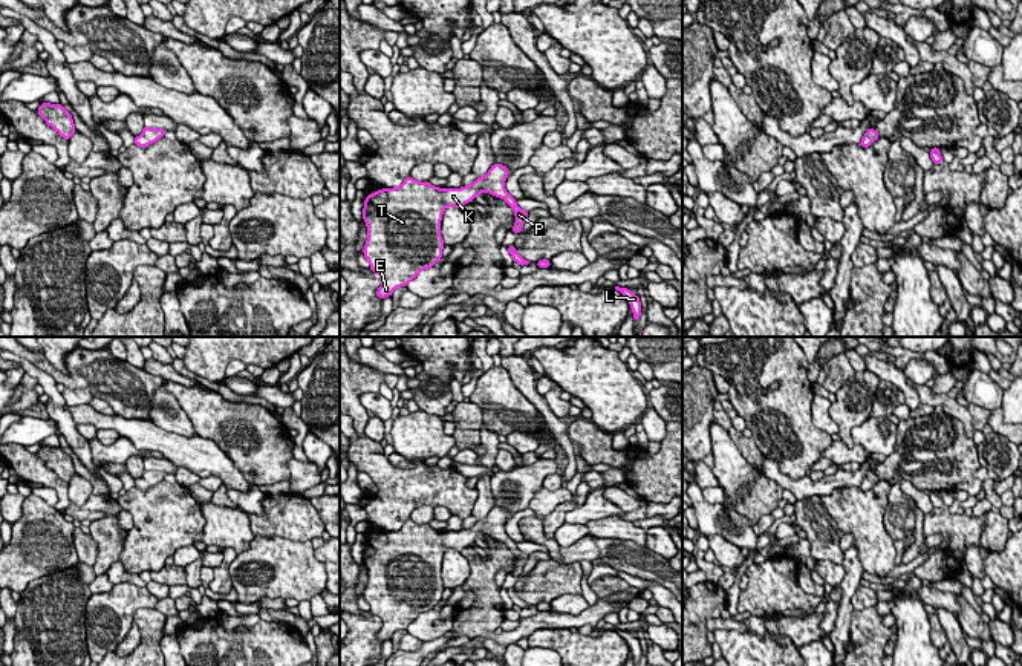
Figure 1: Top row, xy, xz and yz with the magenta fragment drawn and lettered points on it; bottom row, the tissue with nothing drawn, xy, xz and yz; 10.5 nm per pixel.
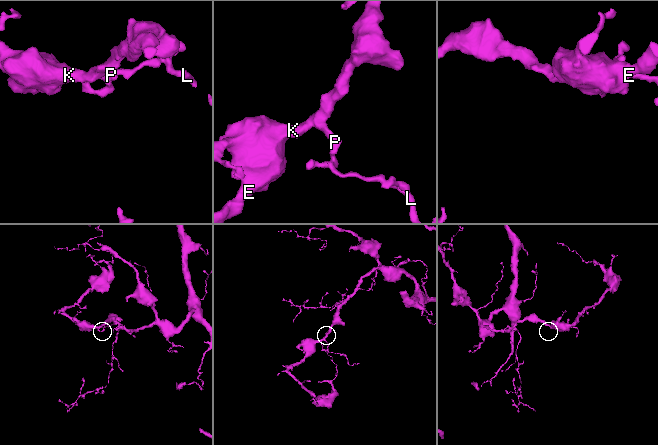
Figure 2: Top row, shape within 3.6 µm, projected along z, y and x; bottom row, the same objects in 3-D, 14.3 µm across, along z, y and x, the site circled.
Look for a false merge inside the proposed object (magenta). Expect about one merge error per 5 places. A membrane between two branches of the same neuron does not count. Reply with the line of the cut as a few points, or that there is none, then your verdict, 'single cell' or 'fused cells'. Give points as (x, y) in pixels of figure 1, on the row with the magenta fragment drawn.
no cut | single cell

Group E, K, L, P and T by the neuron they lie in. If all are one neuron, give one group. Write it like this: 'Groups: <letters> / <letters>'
Groups: E K L P T

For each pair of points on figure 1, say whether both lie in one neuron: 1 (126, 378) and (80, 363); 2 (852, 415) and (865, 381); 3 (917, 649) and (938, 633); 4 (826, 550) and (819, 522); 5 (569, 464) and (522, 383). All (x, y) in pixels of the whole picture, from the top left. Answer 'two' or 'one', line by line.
1: one
2: one
3: two
4: one
5: one

